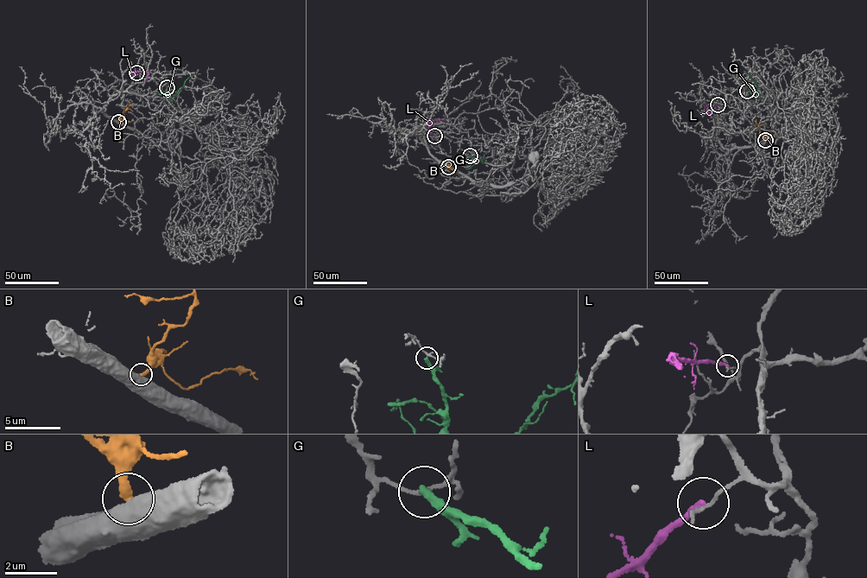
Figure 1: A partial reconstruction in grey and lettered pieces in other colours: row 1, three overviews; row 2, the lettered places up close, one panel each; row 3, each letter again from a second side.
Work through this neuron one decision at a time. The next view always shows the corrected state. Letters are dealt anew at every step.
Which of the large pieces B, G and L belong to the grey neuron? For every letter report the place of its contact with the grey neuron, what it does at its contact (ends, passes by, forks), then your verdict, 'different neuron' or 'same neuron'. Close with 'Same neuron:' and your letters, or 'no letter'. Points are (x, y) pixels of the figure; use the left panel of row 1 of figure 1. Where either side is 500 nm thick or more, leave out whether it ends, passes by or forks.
B: meets grey at (118, 122); different neuron
G: meets grey at (167, 87); it ends there; different neuron
L: meets grey at (136, 73); it ends there; different neuron
Same neuron: no letter

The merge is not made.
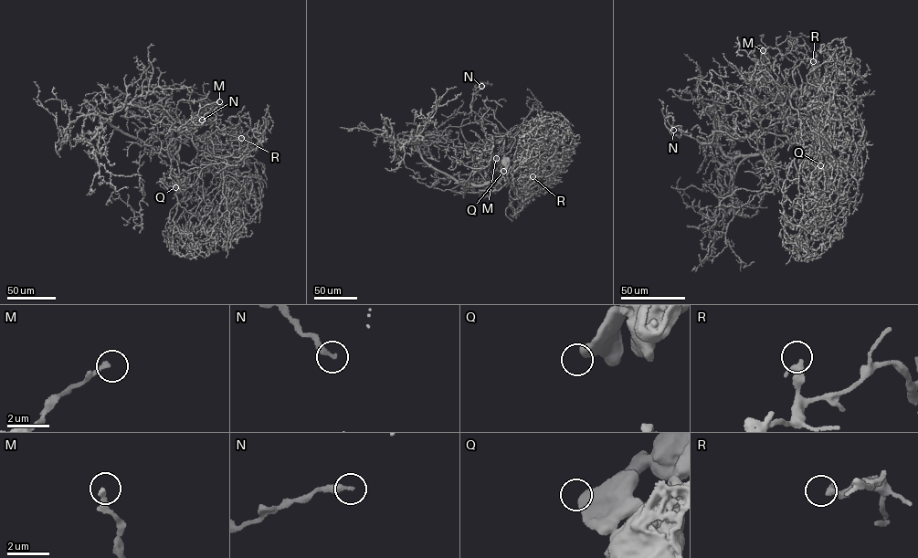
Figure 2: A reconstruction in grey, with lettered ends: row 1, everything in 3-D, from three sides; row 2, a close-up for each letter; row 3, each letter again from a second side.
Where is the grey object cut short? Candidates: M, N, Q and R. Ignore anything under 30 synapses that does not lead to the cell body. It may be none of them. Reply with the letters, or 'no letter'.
no letter

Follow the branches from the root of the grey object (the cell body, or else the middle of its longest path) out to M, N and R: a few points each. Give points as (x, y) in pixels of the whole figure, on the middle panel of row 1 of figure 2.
M: (506, 162), (501, 178), (480, 193), (495, 189), (480, 173), (480, 161), (489, 160), (490, 152), (496, 158)
N: (506, 162), (501, 169), (501, 162), (515, 138), (500, 132), (495, 124), (470, 107), (476, 89), (481, 86)
R: (506, 162), (501, 165), (501, 178), (480, 193), (480, 189), (499, 190), (523, 174), (527, 182), (532, 176)

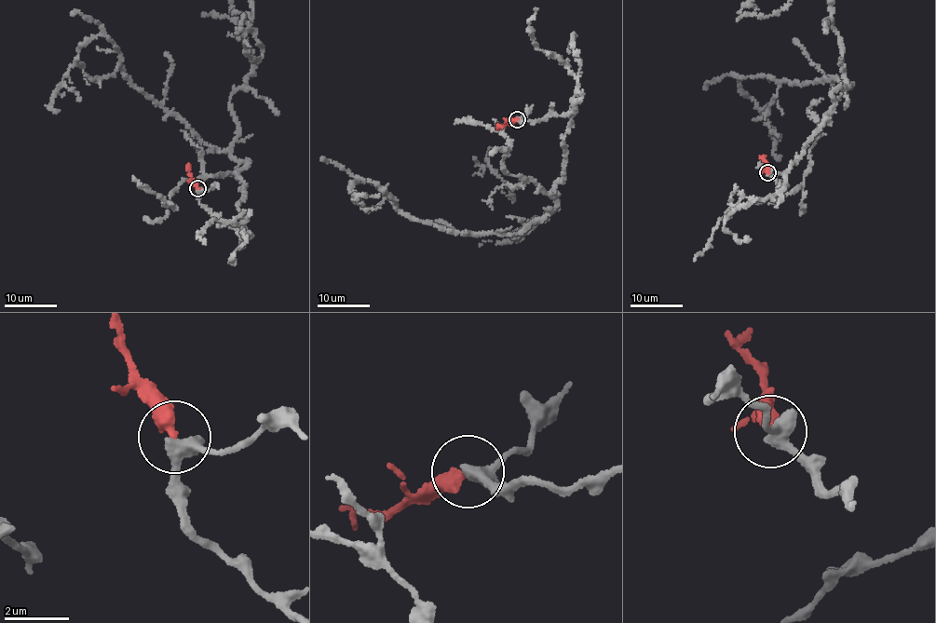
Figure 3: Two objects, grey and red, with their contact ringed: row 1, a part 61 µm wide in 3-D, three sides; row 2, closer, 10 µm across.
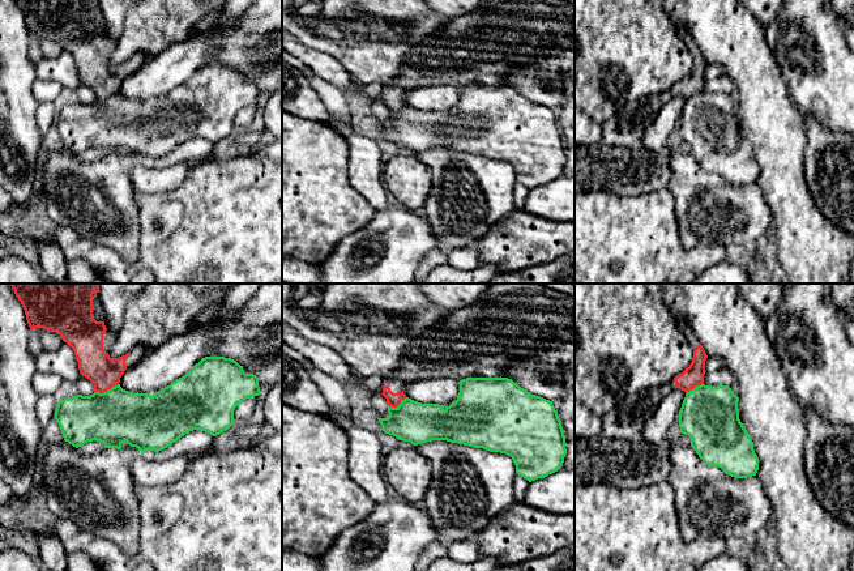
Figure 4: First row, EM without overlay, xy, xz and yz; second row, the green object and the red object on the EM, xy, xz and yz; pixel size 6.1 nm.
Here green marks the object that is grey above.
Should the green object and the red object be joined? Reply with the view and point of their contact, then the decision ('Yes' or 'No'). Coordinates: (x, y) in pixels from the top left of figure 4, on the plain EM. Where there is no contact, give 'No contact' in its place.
Touches green at xy (107, 98). No

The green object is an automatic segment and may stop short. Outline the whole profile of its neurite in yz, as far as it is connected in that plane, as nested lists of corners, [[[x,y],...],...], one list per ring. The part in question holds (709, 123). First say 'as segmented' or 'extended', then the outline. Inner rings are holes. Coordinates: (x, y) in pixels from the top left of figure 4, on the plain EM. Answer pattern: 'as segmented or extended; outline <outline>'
as segmented; outline [[[697,93],[686,101],[679,118],[679,135],[682,141],[691,145],[691,154],[706,172],[718,174],[735,186],[747,186],[756,183],[759,165],[739,127],[738,108],[739,105],[729,93]]]

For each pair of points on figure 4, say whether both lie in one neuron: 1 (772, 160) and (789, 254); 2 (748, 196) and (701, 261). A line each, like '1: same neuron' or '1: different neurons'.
1: same neuron
2: different neurons

